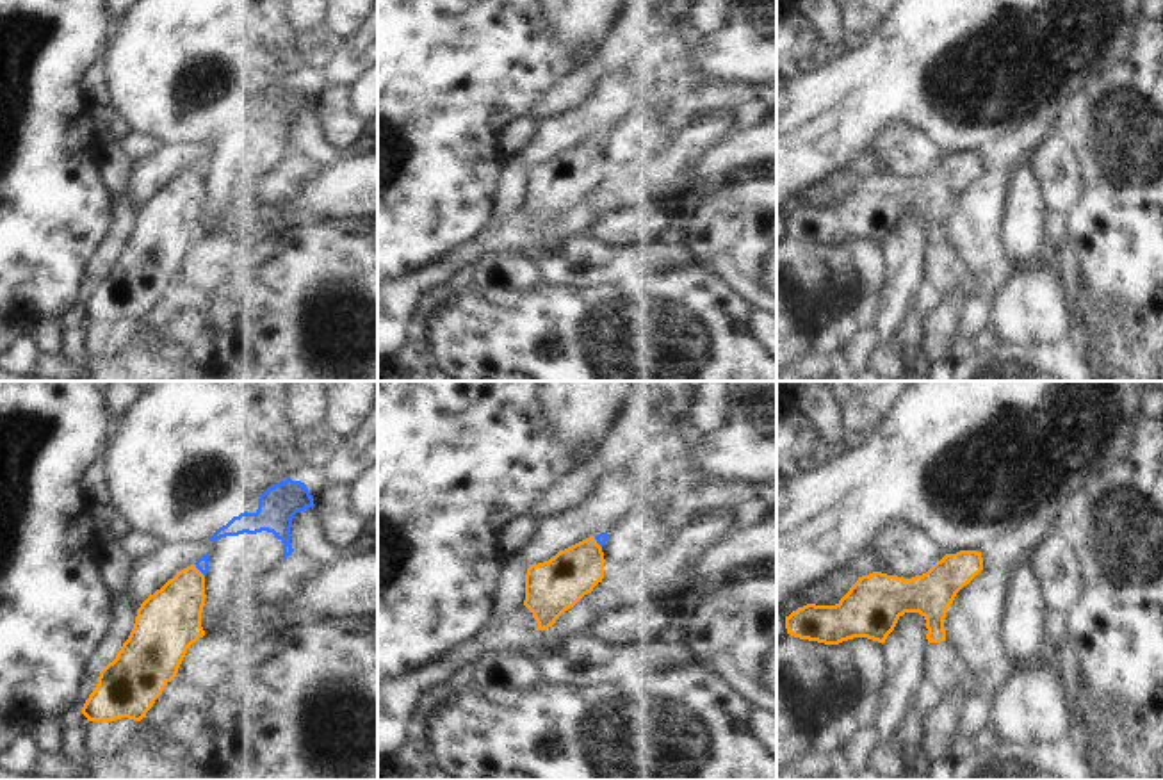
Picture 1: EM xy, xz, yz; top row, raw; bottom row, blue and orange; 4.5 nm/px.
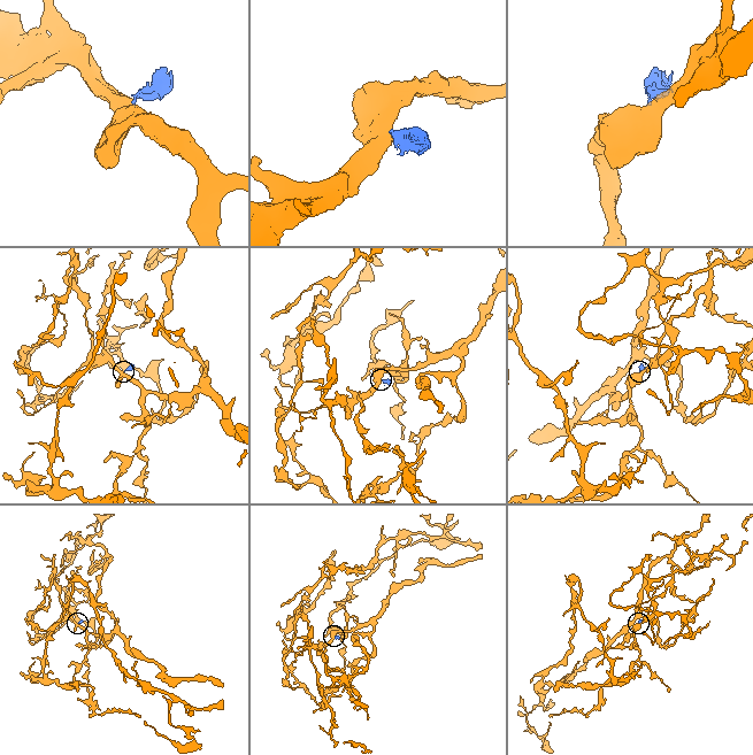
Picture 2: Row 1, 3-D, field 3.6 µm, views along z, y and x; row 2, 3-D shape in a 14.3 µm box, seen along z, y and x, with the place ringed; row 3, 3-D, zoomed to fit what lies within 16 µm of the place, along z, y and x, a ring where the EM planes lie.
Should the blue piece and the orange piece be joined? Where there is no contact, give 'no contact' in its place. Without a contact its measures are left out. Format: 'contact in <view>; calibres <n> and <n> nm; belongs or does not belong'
contact in xy; calibres 60 and 280 nm; does not belong

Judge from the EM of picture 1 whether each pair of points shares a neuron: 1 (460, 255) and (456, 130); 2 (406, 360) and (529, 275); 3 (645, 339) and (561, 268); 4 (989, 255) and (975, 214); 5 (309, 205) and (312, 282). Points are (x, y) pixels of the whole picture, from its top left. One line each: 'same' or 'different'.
1: different
2: same
3: different
4: same
5: different

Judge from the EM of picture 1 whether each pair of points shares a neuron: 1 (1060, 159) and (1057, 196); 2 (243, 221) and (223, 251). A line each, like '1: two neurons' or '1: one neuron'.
1: one neuron
2: two neurons

